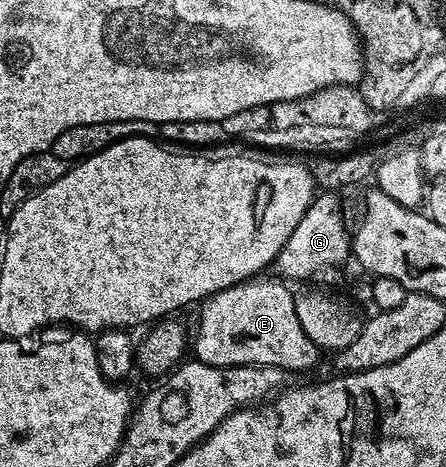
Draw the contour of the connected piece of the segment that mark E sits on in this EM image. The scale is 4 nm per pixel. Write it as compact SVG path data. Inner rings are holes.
M254 278L246 280L244 284L232 284L230 288L225 288L222 292L216 292L214 296L208 297L200 305L201 317L197 320L197 333L192 333L191 336L191 352L198 360L202 360L204 364L210 364L211 366L243 366L244 364L259 364L262 368L280 368L286 373L292 374L292 372L301 372L304 368L313 368L317 364L317 355L319 355L319 349L316 344L313 343L313 339L305 333L305 325L299 322L298 315L295 314L295 302L293 301L293 292L290 289L285 289L286 285L282 283L280 279L272 278L273 280L261 280L265 278Z

